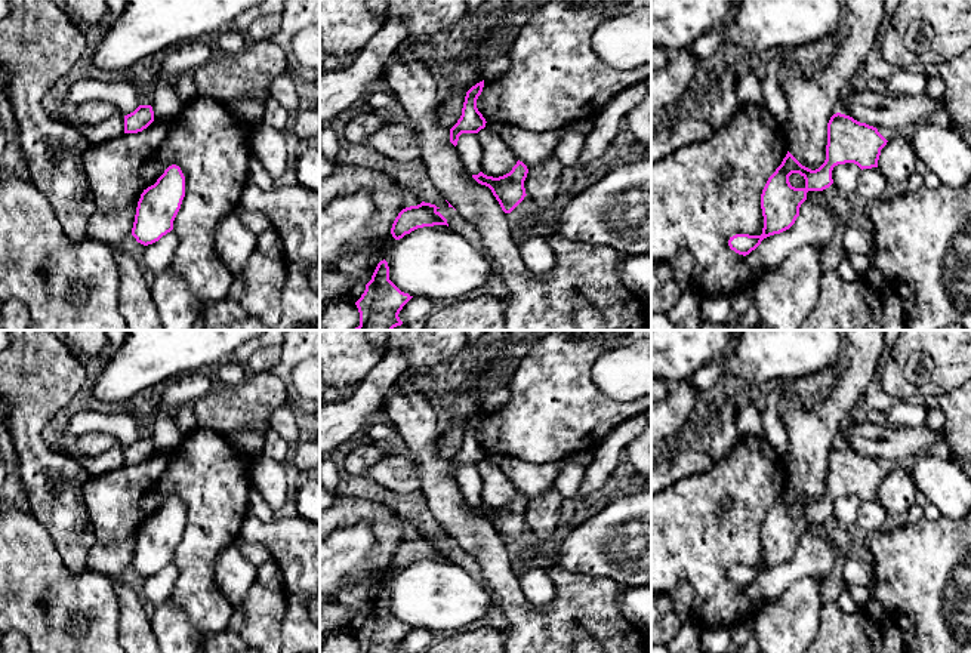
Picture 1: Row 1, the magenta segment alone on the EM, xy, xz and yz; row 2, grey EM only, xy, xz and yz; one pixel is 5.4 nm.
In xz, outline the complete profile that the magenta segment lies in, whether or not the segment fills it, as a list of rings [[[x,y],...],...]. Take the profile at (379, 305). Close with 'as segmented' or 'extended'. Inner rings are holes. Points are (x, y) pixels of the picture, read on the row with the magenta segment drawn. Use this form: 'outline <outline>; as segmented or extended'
outline [[[383,259],[377,264],[366,290],[355,302],[360,312],[360,326],[354,330],[392,330],[401,326],[398,314],[411,299],[389,280],[389,267]]]; as segmented

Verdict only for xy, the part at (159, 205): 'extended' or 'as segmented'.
as segmented

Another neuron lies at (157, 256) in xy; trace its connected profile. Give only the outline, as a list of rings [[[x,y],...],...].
[[[173,231],[163,235],[158,241],[145,246],[141,258],[141,265],[145,271],[158,274],[167,269],[172,264],[179,240]]]

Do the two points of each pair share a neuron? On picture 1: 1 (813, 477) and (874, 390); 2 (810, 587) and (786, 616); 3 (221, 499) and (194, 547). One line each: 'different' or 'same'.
1: different
2: same
3: same

